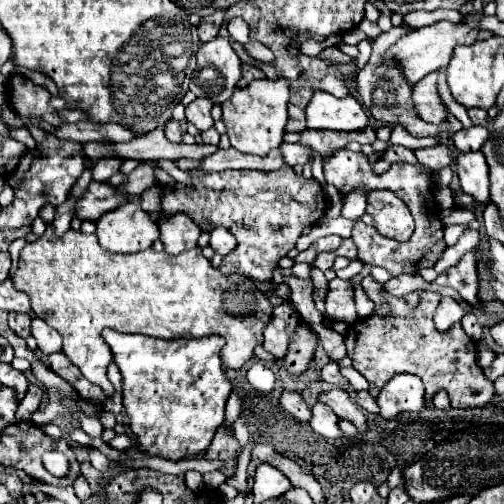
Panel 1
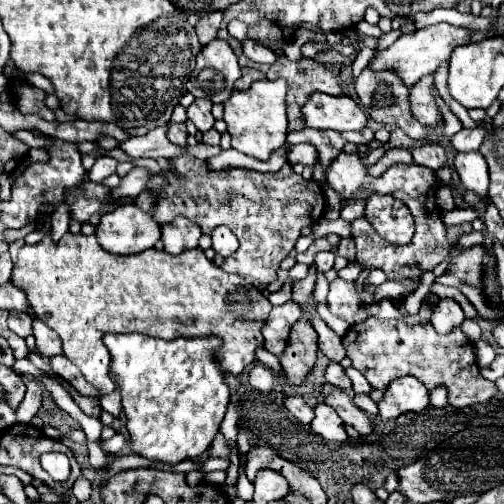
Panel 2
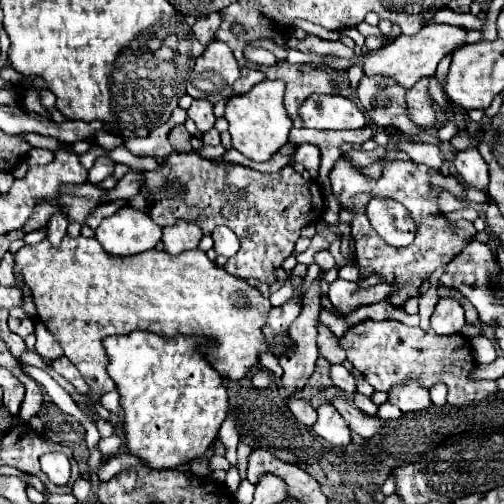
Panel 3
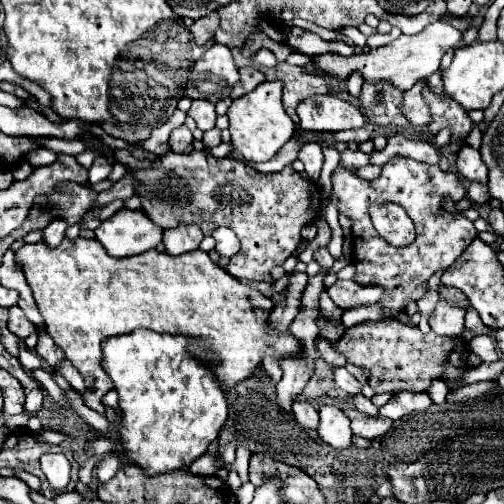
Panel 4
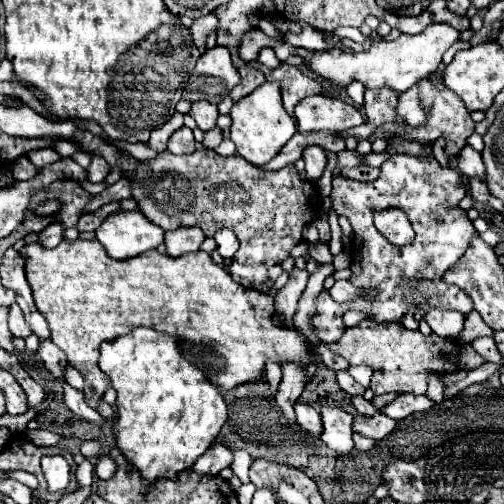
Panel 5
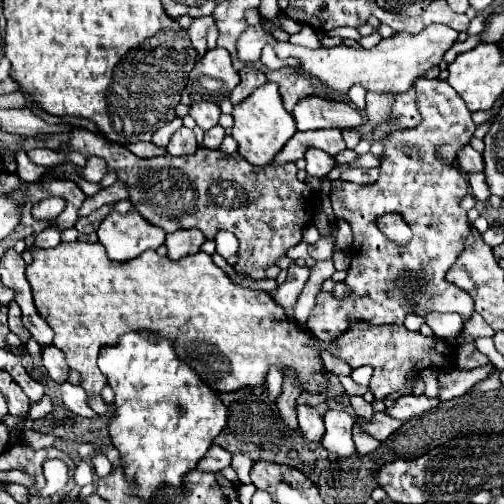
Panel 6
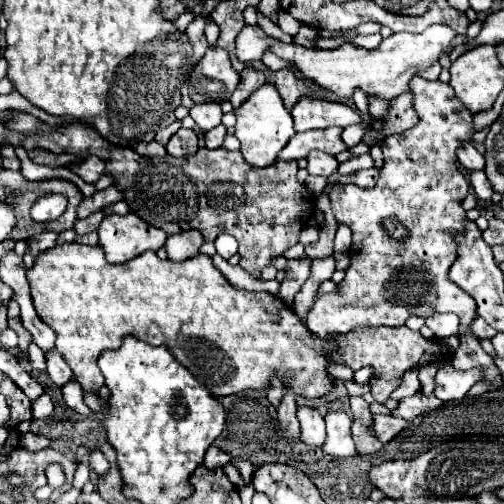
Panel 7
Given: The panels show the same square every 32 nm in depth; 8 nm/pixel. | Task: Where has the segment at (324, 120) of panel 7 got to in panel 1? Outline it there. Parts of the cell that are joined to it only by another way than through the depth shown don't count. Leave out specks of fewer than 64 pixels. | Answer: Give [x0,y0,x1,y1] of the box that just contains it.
[304,92,368,130]

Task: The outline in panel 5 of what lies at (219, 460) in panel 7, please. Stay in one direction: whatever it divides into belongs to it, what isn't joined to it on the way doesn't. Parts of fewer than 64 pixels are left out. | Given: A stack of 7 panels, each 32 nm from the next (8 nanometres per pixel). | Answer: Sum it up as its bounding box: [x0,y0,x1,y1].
[192,444,234,476]

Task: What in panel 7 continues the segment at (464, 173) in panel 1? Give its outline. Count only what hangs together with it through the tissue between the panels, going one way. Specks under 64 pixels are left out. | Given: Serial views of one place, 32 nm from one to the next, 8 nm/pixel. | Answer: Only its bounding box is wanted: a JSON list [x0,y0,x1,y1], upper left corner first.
[458,140,484,172]

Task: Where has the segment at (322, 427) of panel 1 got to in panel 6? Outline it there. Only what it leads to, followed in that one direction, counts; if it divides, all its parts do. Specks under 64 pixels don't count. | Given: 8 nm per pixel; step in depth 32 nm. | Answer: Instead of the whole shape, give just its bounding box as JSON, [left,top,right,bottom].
[322,410,356,456]

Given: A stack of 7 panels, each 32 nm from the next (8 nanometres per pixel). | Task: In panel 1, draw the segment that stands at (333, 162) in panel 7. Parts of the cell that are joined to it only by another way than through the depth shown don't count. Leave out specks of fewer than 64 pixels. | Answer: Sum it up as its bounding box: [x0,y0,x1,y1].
[280,144,314,166]

